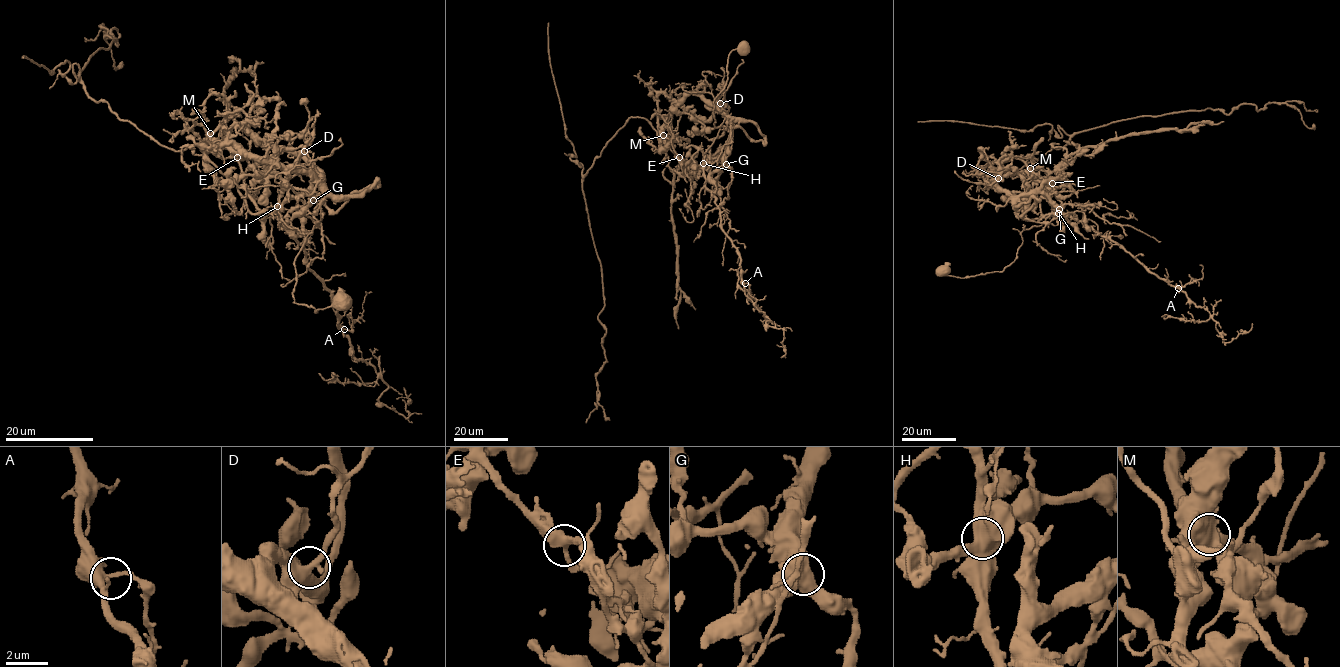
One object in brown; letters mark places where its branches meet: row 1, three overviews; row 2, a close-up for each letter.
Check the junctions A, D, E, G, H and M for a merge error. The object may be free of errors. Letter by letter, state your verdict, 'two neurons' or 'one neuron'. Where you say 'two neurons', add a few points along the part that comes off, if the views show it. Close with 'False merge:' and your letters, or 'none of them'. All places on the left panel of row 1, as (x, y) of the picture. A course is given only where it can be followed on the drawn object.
A: one neuron
D: one neuron
E: one neuron
G: one neuron
H: two neurons; foreign part runs (277, 206), (252, 214), (196, 145), (173, 151), (87, 94), (78, 73), (119, 36), (102, 27), (124, 64)
M: one neuron
False merge: H

